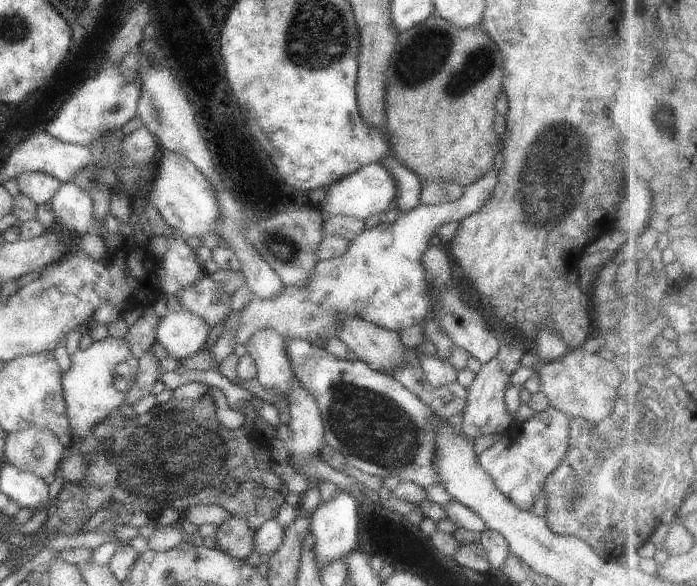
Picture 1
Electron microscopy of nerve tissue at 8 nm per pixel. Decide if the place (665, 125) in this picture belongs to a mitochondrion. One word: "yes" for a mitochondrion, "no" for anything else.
yes

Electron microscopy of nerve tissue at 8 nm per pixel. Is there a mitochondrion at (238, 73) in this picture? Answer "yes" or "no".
no

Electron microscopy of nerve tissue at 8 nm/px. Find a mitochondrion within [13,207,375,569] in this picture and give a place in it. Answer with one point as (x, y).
(180, 438)

